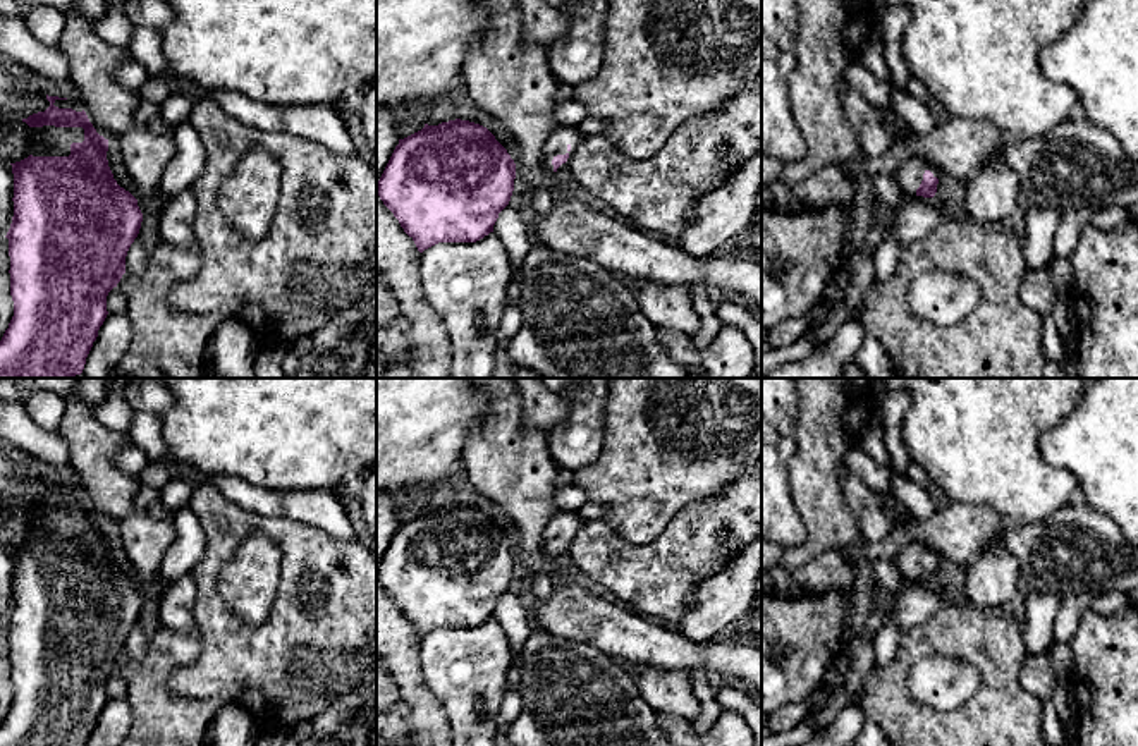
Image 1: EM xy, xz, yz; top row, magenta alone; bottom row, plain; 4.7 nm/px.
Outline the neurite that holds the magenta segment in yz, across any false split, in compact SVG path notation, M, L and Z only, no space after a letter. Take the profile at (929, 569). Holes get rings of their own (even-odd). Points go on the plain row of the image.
M918 541L906 545L896 560L902 579L909 583L933 583L937 578L939 564L940 557Z

